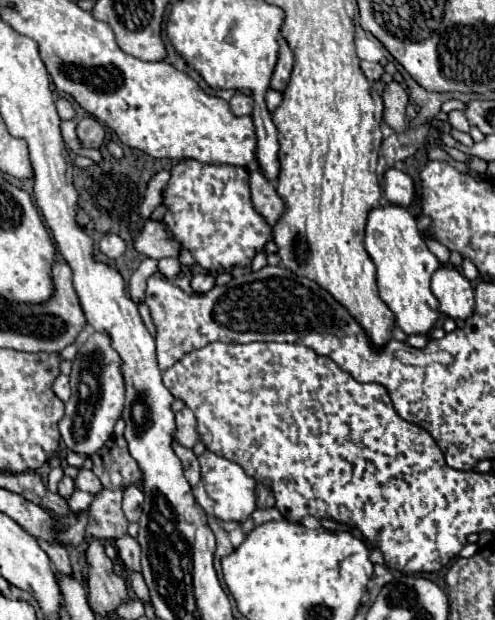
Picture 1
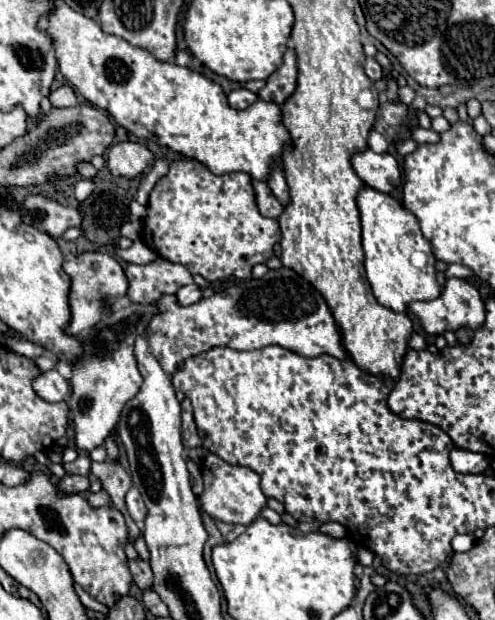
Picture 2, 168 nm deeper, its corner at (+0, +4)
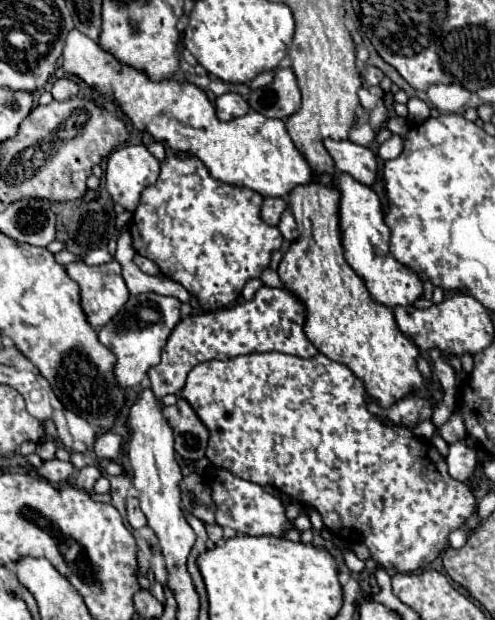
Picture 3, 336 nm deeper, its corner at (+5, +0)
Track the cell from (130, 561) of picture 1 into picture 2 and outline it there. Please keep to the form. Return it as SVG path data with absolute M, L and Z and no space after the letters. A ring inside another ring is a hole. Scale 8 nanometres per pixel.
M136 559L136 561L130 561L130 571L132 571L132 577L134 577L134 583L146 591L146 589L152 589L152 569L146 561L142 559Z

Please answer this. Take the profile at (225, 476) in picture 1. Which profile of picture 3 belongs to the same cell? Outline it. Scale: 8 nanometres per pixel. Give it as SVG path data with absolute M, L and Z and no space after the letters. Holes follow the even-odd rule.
M215 467L213 475L211 475L211 491L213 491L213 501L215 501L215 521L221 527L231 527L243 535L275 535L275 537L281 537L287 529L291 529L291 523L285 515L281 499L271 495L257 483L245 481L241 477L231 475L227 469ZM223 501L227 501L231 517L227 517L219 509Z

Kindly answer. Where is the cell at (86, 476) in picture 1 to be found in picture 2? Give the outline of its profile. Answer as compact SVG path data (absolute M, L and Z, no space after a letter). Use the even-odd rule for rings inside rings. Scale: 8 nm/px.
M82 453L78 455L76 461L72 463L64 463L64 471L66 475L90 475L90 459L88 459L88 453Z

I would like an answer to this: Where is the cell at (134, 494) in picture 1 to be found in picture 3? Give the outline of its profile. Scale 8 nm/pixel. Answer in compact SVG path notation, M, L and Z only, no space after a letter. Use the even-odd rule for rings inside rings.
M127 497L127 521L133 529L141 529L147 523L147 519L139 507L139 501L135 497Z

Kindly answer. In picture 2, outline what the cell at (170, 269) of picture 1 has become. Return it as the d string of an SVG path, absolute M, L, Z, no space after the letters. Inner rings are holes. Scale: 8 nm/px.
M160 257L148 265L130 263L126 267L126 277L130 281L128 299L134 303L154 303L162 295L172 295L176 289L194 281L186 267L168 263Z

